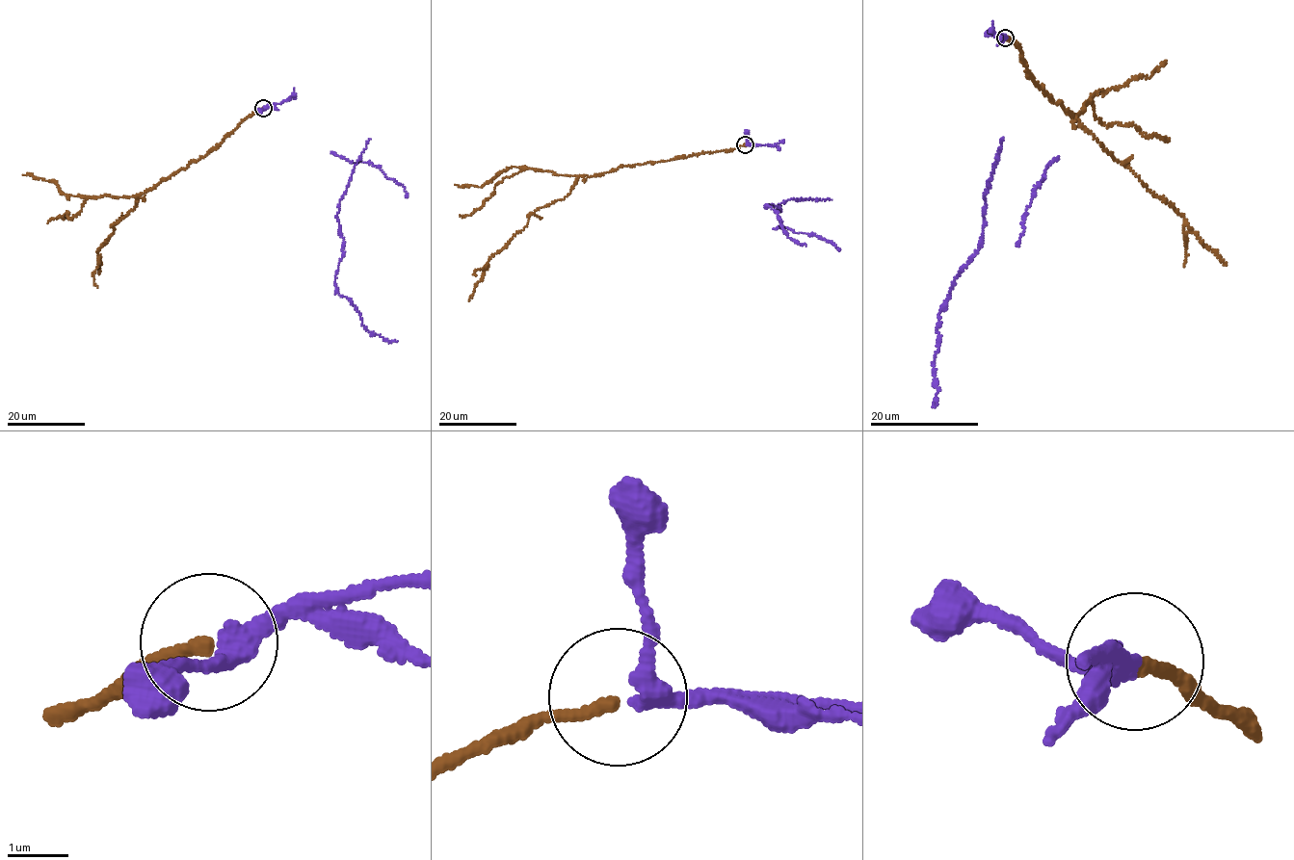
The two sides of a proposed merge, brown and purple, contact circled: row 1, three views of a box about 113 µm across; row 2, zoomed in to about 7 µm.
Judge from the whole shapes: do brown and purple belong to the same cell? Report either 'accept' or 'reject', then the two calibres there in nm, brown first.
accept | 200/280 nm

